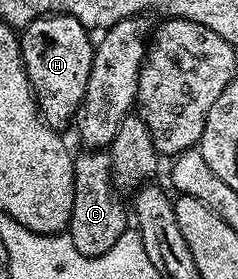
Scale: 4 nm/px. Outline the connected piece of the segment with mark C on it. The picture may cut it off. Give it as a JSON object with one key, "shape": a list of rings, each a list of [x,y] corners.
{"shape":[[[83,150],[74,157],[73,214],[69,235],[73,246],[83,256],[100,256],[109,251],[113,242],[129,228],[129,212],[118,200],[117,189],[111,182],[111,157],[103,150]]]}

